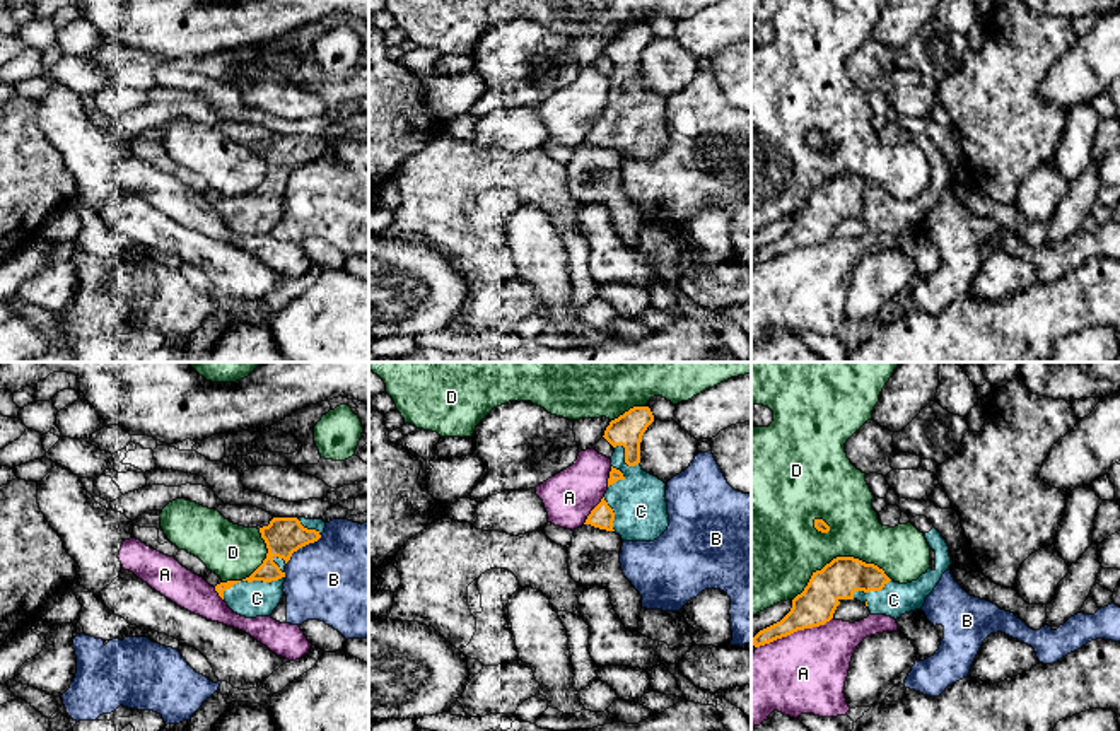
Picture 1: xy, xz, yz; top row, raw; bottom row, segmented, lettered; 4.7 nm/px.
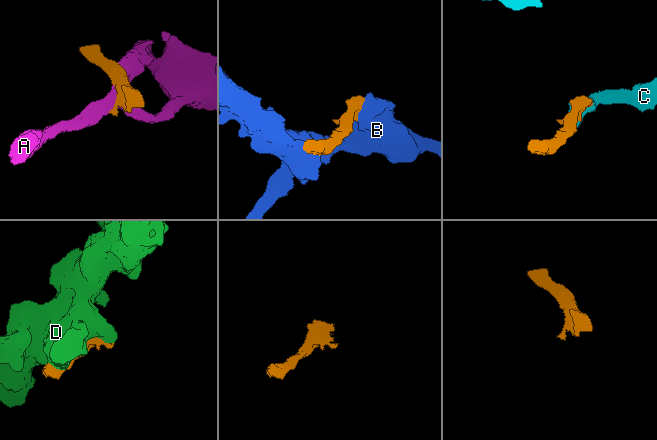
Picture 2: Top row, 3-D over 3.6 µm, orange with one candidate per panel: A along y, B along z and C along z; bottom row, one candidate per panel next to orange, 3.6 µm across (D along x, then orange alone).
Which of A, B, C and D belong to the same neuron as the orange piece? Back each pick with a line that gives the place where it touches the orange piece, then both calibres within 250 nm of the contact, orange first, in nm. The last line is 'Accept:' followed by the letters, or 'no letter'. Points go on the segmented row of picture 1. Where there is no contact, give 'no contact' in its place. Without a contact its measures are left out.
C: meets orange in xy at (250, 581); 160 nm thick on the orange side, 170 nm on the other
Accept: C

